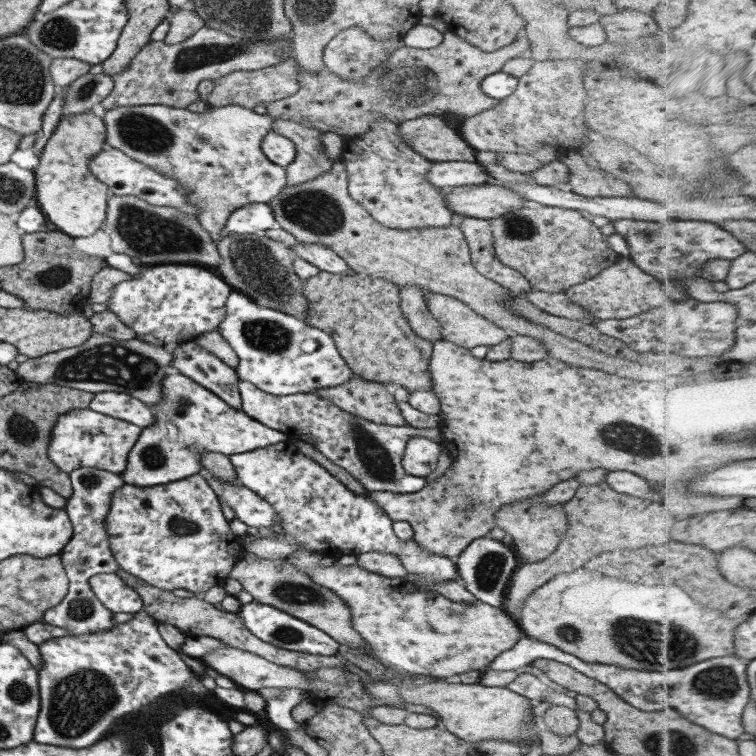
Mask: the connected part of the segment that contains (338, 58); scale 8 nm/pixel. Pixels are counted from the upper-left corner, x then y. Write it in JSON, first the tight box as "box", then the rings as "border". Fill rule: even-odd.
{"box":[321,26,403,81],"border":[[[351,26],[341,29],[323,46],[321,65],[330,73],[337,74],[345,80],[363,81],[365,74],[373,67],[381,65],[383,60],[387,59],[387,55],[401,45],[403,45],[402,39],[379,40],[378,37],[372,37],[367,29]]]}

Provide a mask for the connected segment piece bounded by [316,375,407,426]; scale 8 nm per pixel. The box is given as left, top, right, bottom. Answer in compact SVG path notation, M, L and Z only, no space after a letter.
M354 375L339 386L320 388L316 393L339 410L361 416L369 422L387 426L407 425L393 396L379 382L367 381Z

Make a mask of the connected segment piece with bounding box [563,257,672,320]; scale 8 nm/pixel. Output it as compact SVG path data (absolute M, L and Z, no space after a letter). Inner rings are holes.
M620 257L615 264L599 271L589 280L569 286L563 294L572 304L601 320L630 317L658 307L665 301L672 302L668 293L662 289L661 282L641 272L628 257Z

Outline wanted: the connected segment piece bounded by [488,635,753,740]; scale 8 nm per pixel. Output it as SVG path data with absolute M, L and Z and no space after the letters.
M523 635L509 651L501 652L489 664L488 670L515 671L538 659L551 660L569 666L586 678L601 682L621 698L620 700L636 710L645 713L675 710L677 715L683 714L687 720L730 739L737 740L745 732L744 713L749 702L753 700L752 687L748 681L748 662L736 655L713 658L683 670L645 672L645 670L624 670L595 662L582 662L579 658L561 652L548 643L538 642Z

